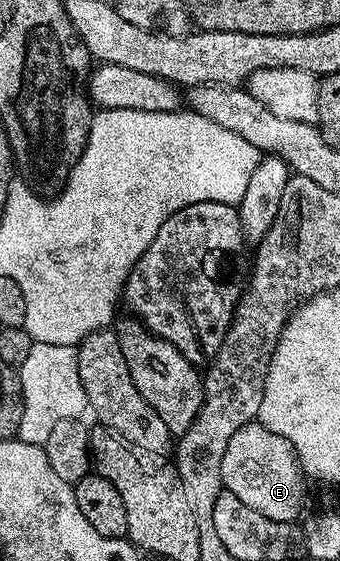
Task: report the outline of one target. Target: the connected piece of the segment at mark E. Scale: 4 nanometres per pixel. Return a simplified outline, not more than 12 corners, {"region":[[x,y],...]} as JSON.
{"region":[[259,421],[231,437],[221,484],[263,517],[296,522],[307,477]]}

